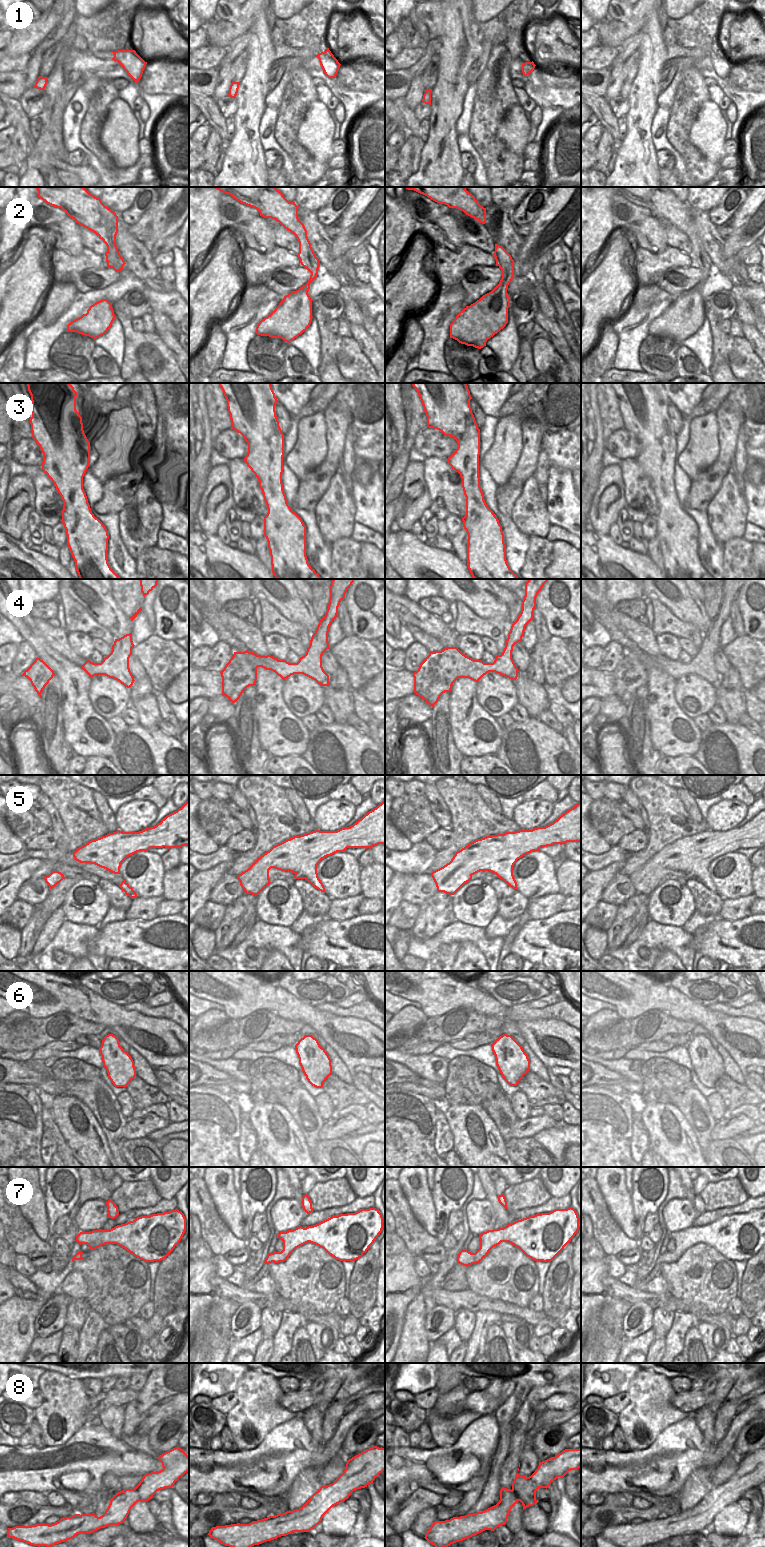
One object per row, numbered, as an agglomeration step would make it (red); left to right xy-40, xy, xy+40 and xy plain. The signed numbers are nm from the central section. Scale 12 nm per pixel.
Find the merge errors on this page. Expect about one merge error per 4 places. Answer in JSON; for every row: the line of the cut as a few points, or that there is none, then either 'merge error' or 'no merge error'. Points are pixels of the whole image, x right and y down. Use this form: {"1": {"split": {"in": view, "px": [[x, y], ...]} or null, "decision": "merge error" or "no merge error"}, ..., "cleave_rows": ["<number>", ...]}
{"1": {"split": {"in": "xy", "px": [[229, 92], [235, 96]]}, "decision": "merge error"}, "2": {"split": null, "decision": "no merge error"}, "3": {"split": null, "decision": "no merge error"}, "4": {"split": null, "decision": "no merge error"}, "5": {"split": null, "decision": "no merge error"}, "6": {"split": null, "decision": "no merge error"}, "7": {"split": null, "decision": "no merge error"}, "8": {"split": {"in": "xy+40", "px": [[531, 1476], [529, 1488], [522, 1500]]}, "decision": "merge error"}, "cleave_rows": ["1", "8"]}

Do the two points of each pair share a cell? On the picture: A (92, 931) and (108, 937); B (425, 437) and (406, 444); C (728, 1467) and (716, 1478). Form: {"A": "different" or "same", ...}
{"A": "different", "B": "different", "C": "same"}

